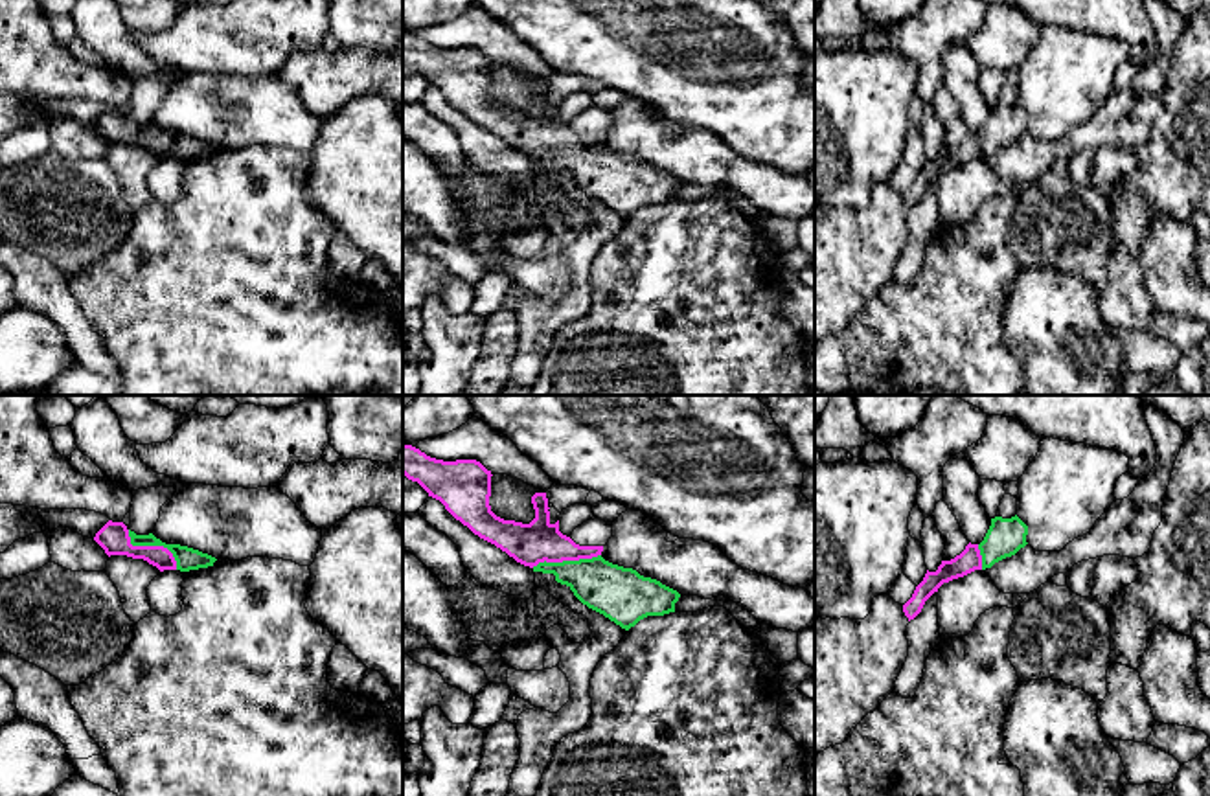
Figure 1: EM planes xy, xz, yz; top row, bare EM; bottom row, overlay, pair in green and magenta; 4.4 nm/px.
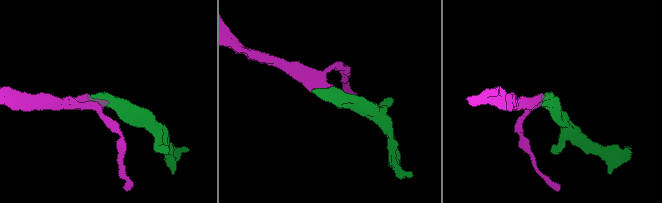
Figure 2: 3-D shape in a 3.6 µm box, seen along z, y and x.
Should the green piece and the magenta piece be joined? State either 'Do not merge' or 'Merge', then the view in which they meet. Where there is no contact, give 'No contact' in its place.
Merge. Touches green in xy

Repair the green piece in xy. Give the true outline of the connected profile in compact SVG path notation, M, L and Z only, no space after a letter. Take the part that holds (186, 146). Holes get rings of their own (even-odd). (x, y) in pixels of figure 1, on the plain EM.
M108 108L94 125L94 129L110 143L127 143L132 147L143 147L149 153L164 158L199 158L213 154L215 145L202 142L199 138L166 132L153 121L136 123L123 110Z

